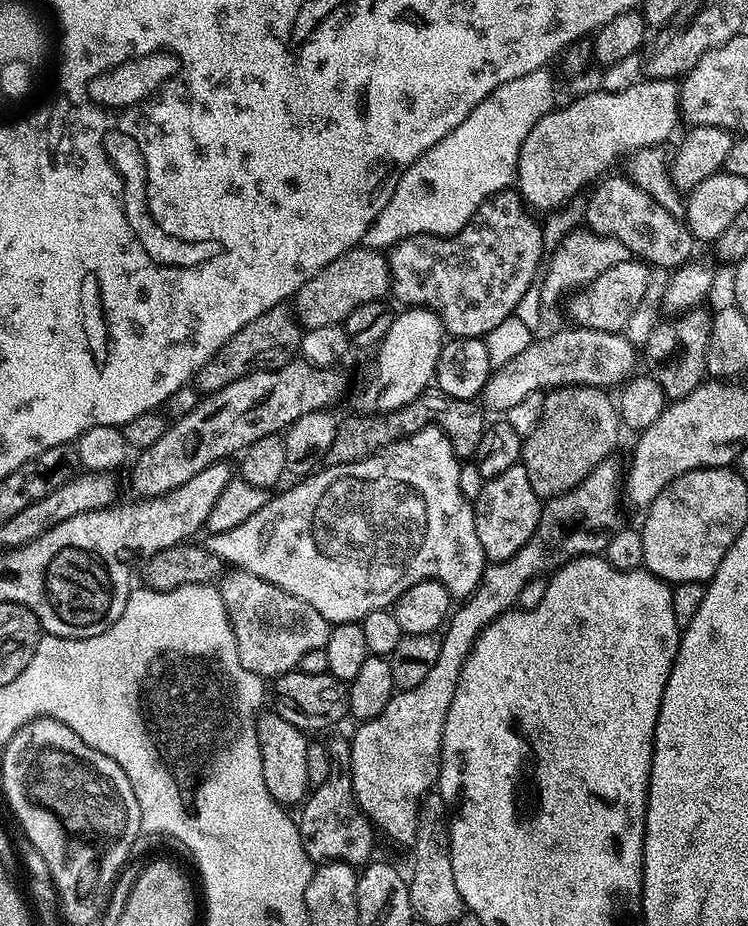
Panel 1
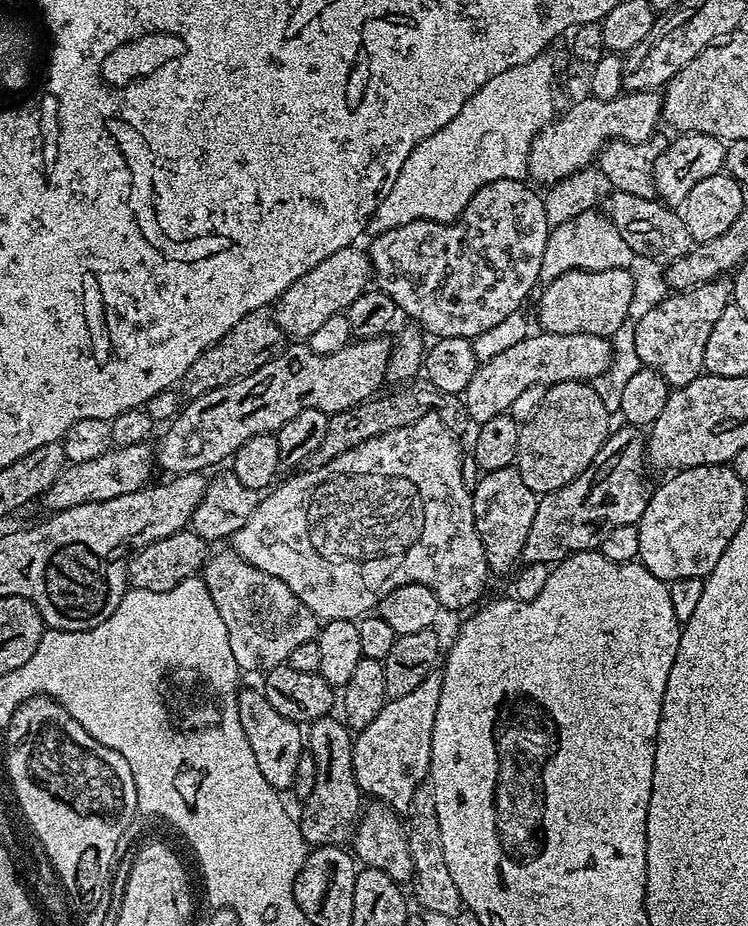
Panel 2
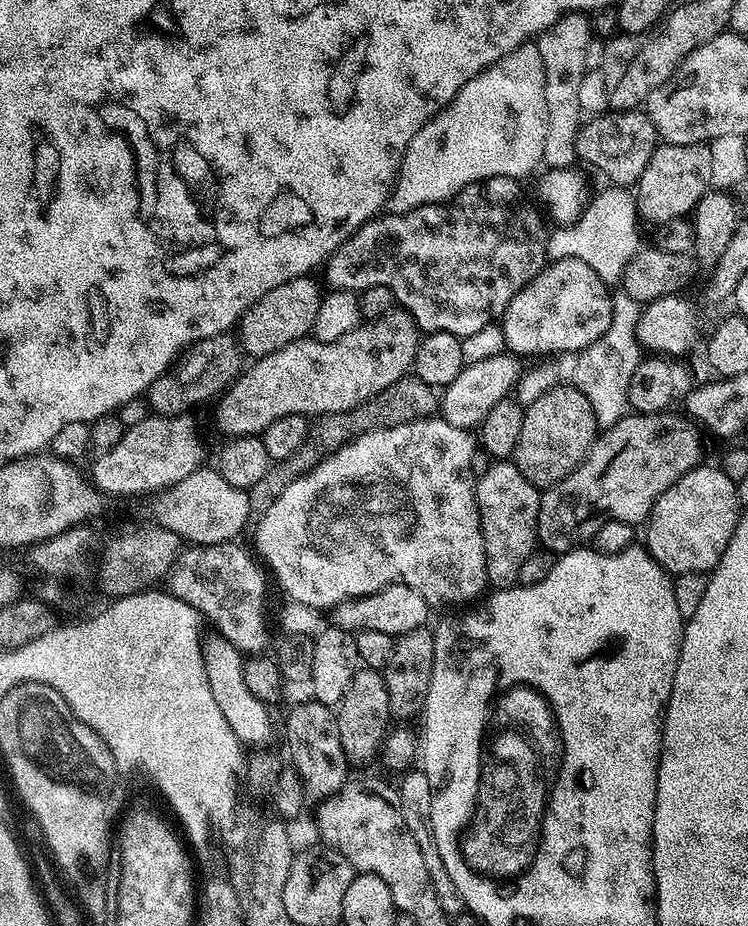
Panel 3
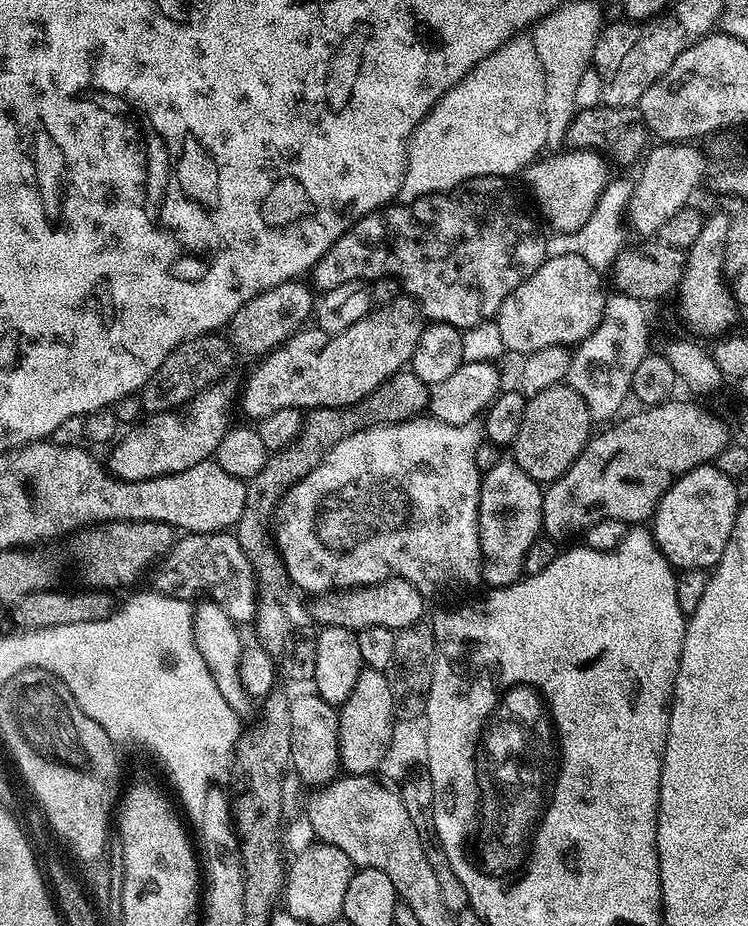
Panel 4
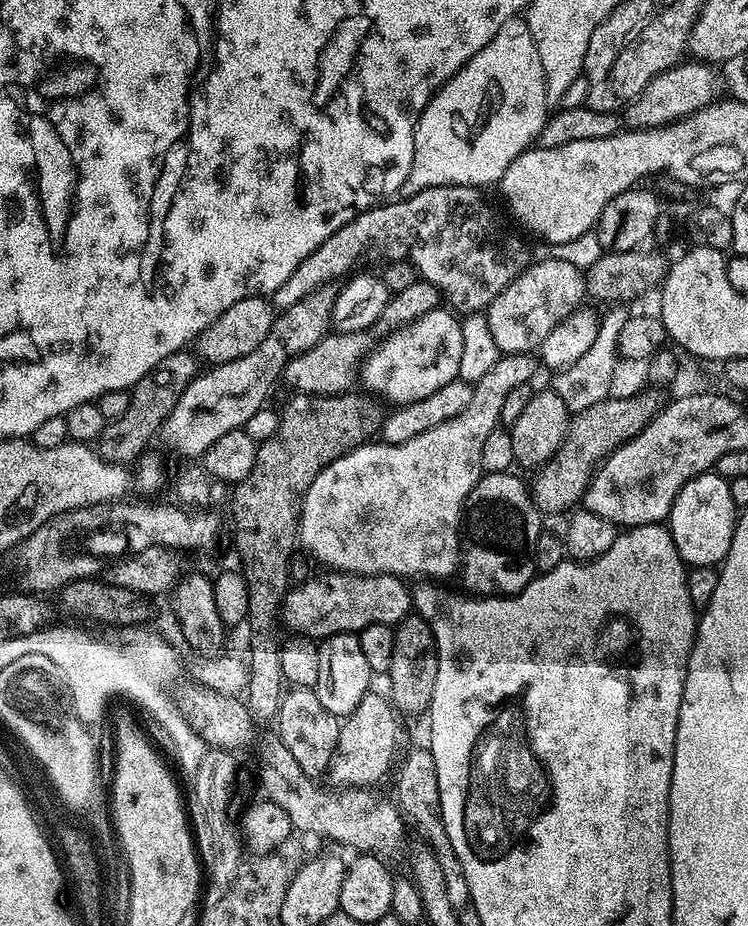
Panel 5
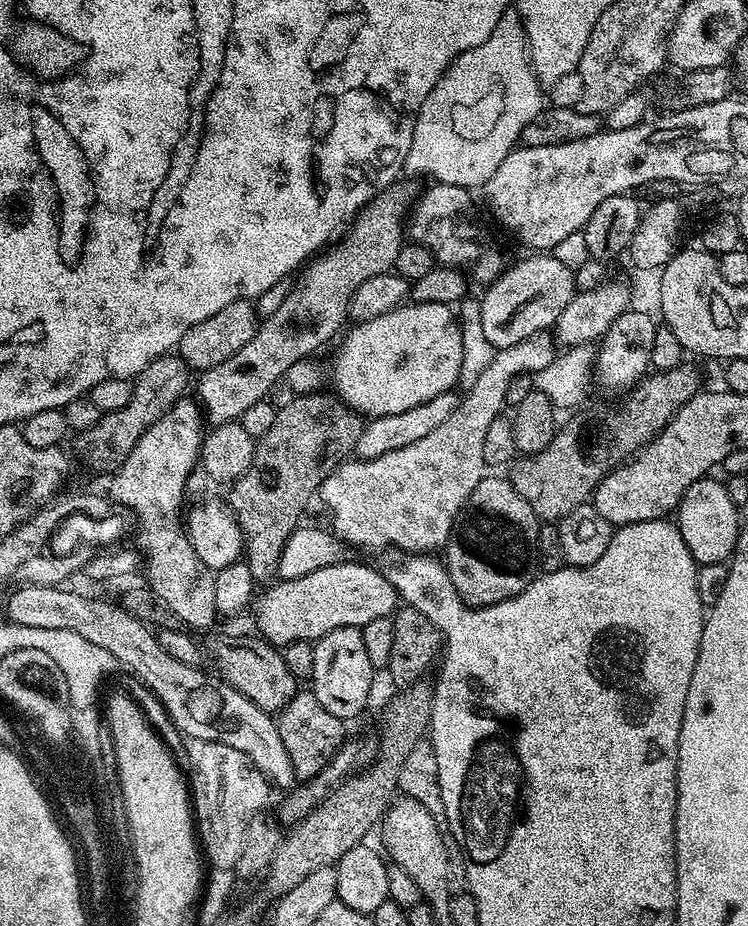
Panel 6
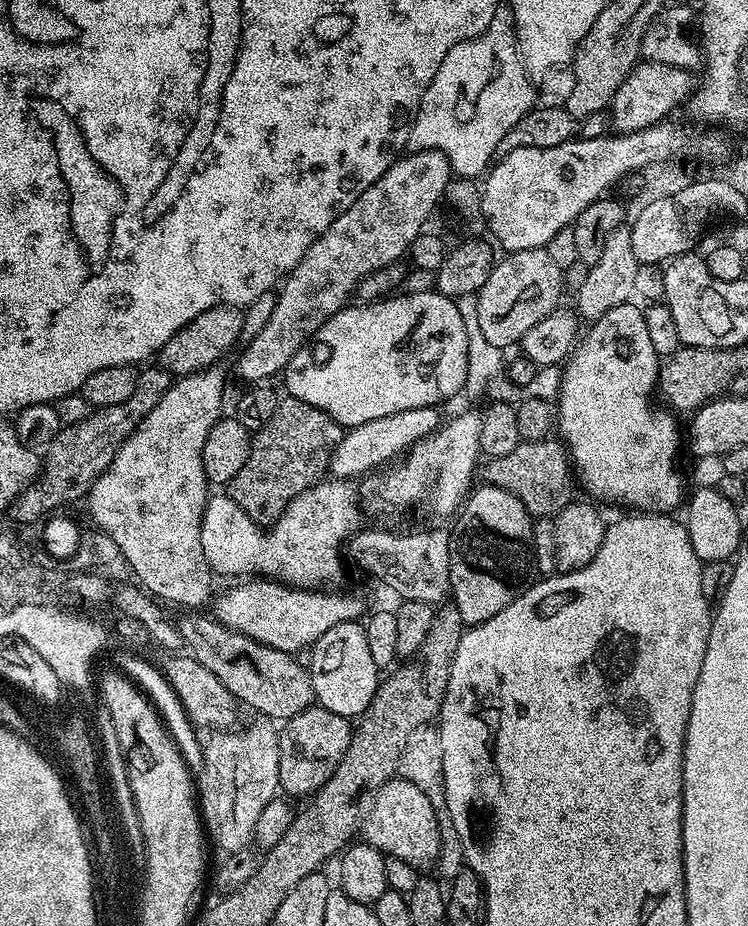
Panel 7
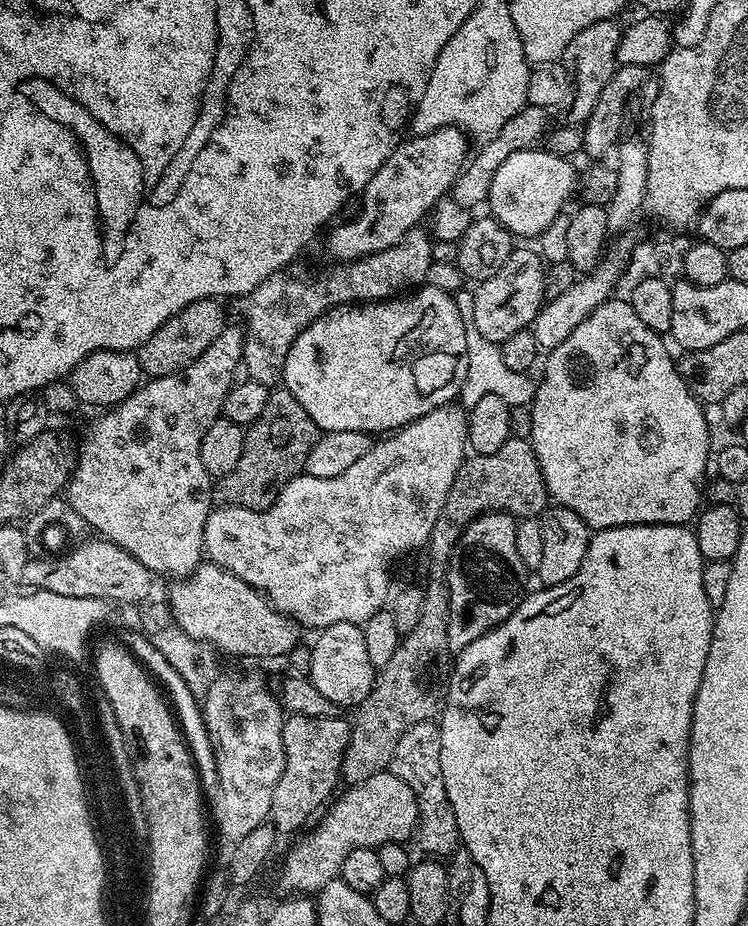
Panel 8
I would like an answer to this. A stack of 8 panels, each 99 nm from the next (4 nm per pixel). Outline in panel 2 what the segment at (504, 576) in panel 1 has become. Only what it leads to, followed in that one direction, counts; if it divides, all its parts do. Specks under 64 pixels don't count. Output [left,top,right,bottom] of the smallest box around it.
[352,426,650,814]

